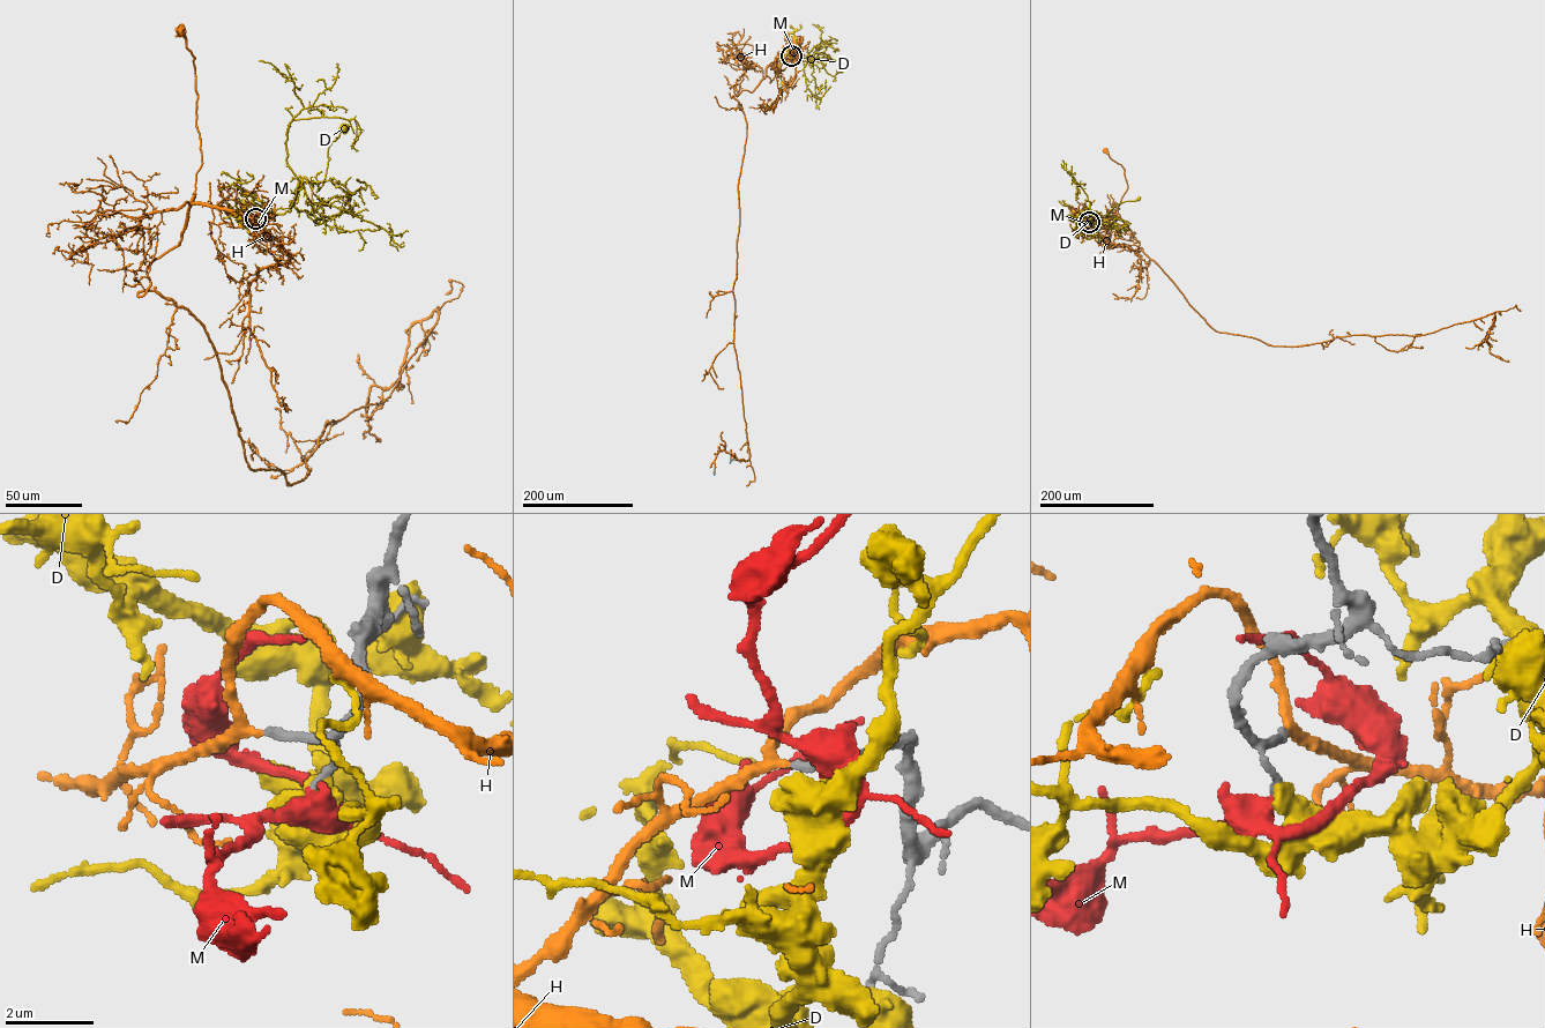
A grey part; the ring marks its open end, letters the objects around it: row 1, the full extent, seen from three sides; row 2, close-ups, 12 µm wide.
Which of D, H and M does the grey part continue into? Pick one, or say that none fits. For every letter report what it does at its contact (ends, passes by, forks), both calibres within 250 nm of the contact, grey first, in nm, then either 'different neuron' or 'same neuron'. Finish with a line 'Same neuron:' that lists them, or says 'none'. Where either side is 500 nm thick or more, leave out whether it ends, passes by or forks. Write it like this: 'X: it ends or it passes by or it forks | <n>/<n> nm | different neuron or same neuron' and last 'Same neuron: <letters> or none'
D: it ends | 140/480 nm | different neuron
H: it passes by | 200/200 nm | same neuron
M: it forks | 130/340 nm | different neuron
Same neuron: H

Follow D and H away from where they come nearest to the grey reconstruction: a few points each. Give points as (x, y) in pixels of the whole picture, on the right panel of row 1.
D: (1089, 223), (1092, 223), (1090, 210), (1104, 216), (1119, 203), (1139, 199)
H: (1089, 222), (1117, 213), (1127, 188), (1124, 169), (1106, 150)

